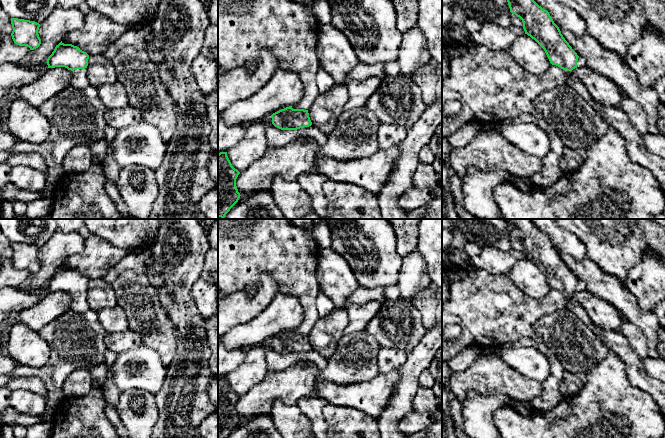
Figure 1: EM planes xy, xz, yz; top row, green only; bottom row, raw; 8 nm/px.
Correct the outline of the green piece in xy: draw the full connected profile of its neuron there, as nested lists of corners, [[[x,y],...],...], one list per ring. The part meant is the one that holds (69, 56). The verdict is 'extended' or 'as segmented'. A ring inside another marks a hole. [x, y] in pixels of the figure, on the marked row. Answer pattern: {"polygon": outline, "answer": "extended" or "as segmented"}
{"polygon": [[[62,41],[55,47],[47,59],[48,68],[65,67],[73,72],[71,86],[84,89],[90,85],[86,68],[89,55],[79,47],[64,44]]], "answer": "extended"}

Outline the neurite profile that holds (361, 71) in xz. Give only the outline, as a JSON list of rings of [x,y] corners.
[[[359,61],[347,74],[345,84],[354,80],[364,80],[369,77],[379,77],[380,79],[383,79],[385,76],[384,64],[368,65]]]

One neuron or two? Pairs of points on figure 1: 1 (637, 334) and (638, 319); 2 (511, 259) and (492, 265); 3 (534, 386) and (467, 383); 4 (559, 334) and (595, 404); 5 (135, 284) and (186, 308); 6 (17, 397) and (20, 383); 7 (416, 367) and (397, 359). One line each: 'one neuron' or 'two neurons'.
1: two neurons
2: one neuron
3: one neuron
4: two neurons
5: two neurons
6: two neurons
7: two neurons

